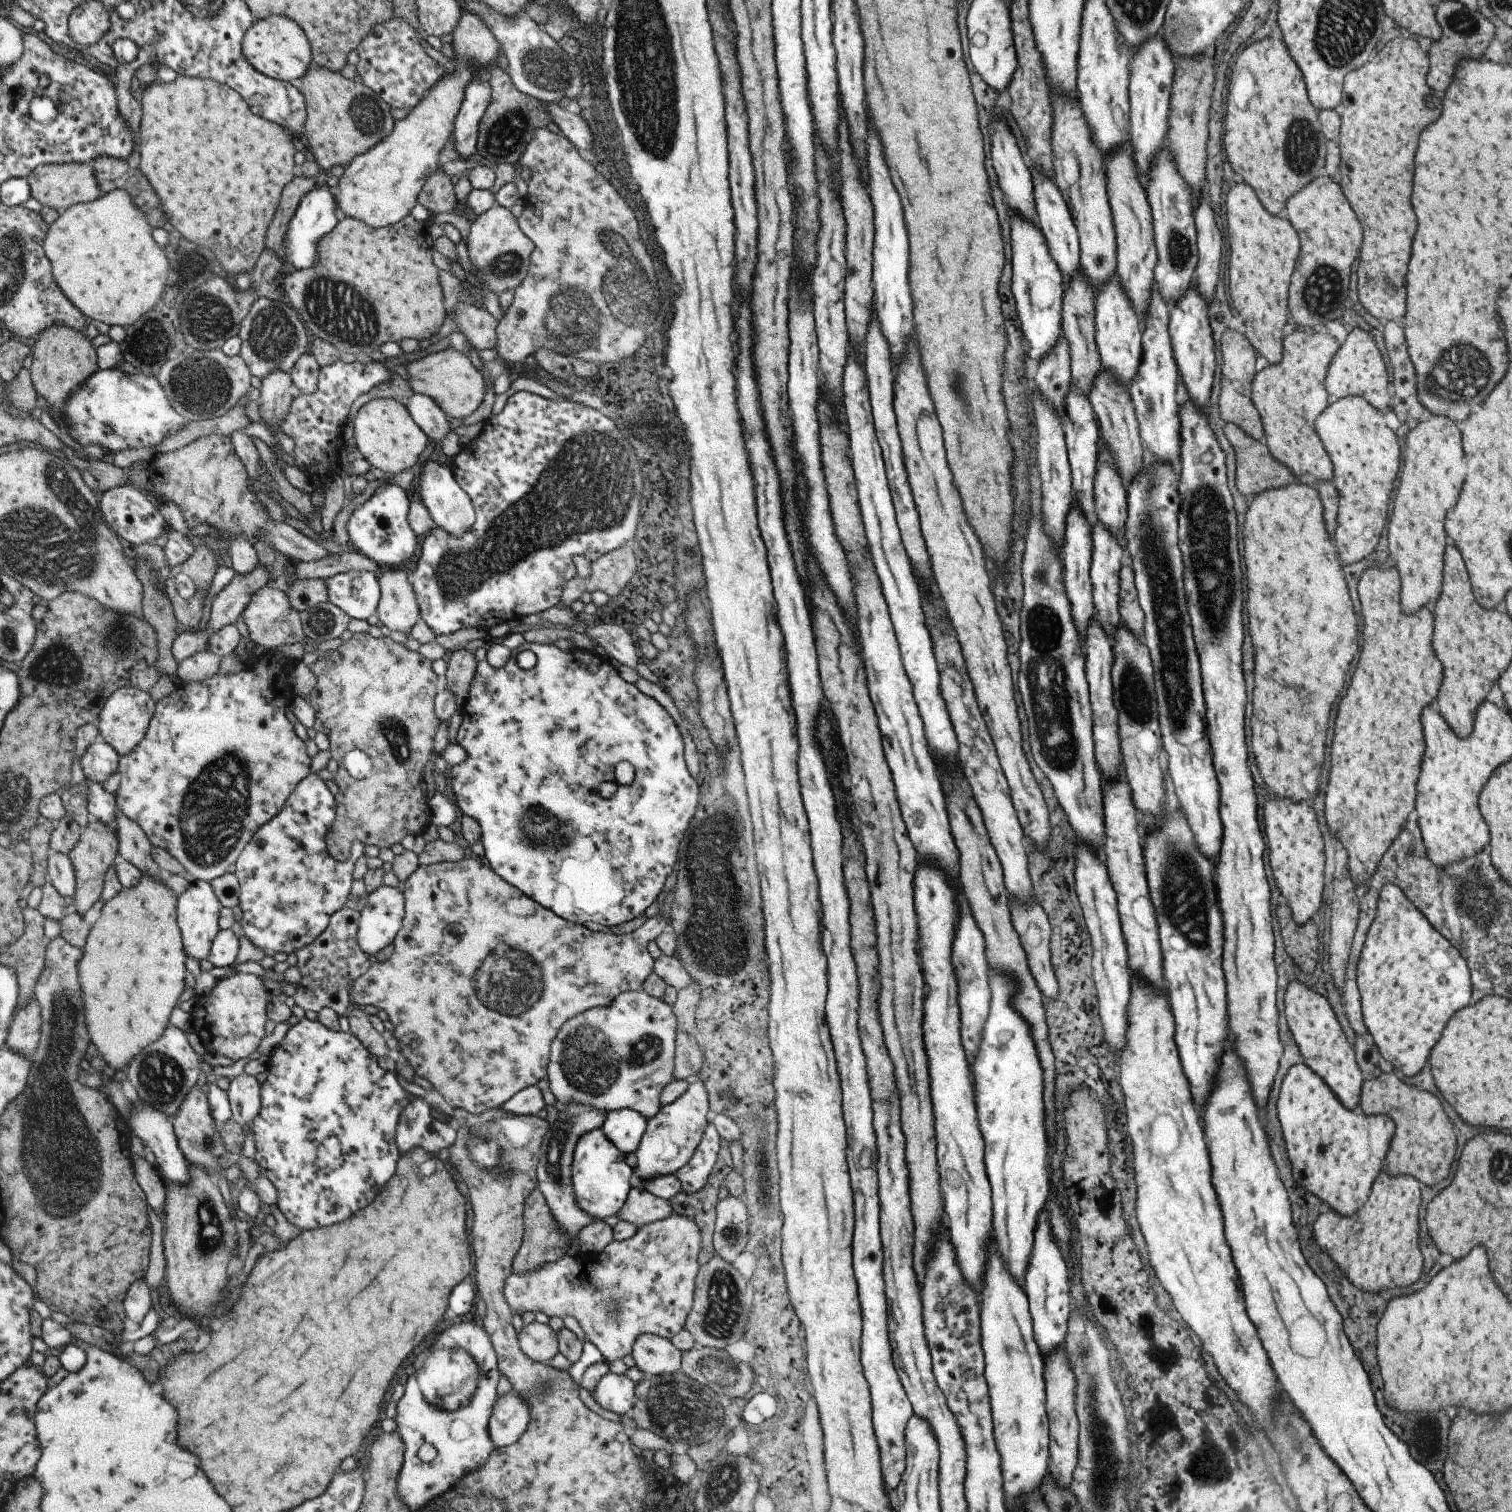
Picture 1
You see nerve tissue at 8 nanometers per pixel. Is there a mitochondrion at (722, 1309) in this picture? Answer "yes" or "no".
yes

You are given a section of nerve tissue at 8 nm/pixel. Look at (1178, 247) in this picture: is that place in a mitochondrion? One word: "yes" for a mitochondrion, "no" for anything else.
yes

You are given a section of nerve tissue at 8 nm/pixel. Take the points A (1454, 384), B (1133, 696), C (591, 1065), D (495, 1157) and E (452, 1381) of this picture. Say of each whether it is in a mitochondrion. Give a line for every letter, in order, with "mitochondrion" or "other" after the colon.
A: mitochondrion
B: mitochondrion
C: mitochondrion
D: mitochondrion
E: mitochondrion

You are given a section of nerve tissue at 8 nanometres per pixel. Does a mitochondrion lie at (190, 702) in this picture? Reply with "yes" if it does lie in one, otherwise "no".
no

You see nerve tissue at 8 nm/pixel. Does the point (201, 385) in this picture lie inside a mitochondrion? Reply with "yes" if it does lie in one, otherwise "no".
yes

